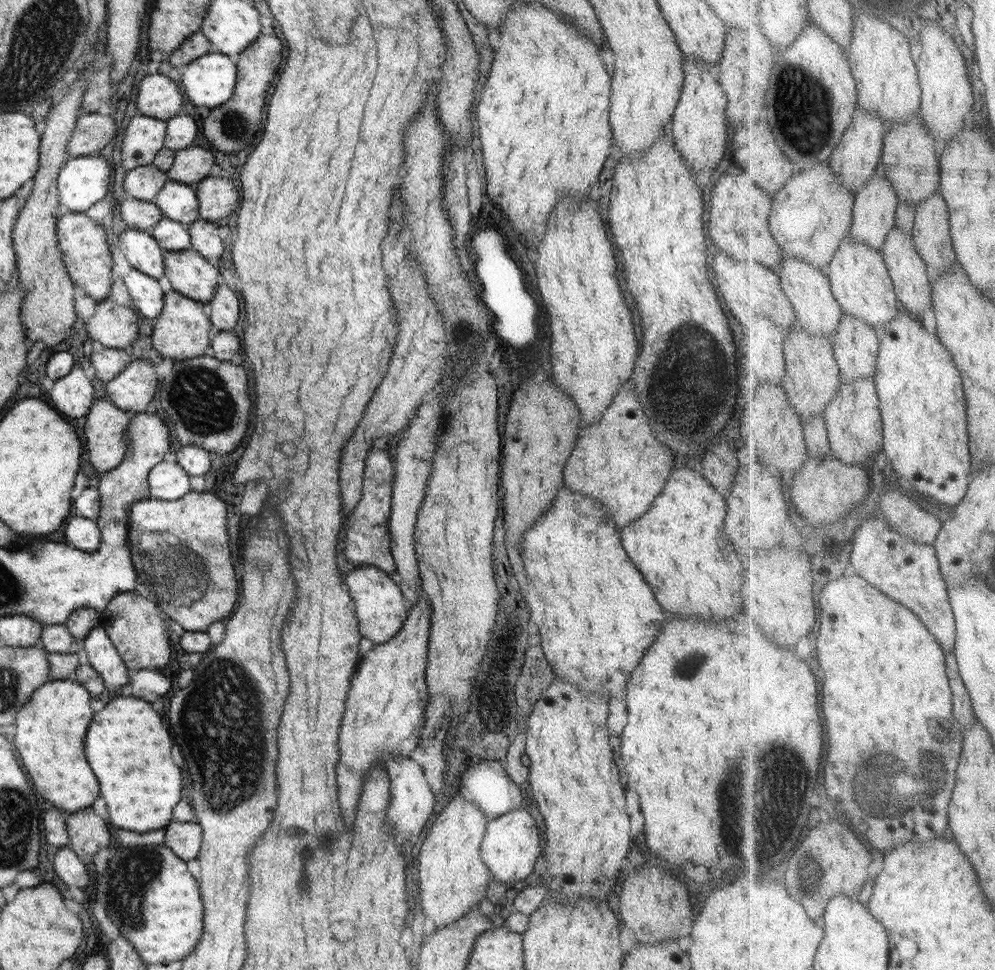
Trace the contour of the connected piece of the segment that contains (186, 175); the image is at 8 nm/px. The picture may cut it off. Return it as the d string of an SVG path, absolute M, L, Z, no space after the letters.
M191 146L175 151L174 162L166 172L170 180L195 187L203 178L210 176L215 160L210 150L202 146Z

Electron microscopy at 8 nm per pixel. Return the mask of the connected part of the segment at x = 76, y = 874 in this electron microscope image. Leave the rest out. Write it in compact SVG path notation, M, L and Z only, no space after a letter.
M69 846L60 848L55 853L53 868L56 875L60 876L62 882L68 886L84 888L90 882L86 866L80 862L79 856Z

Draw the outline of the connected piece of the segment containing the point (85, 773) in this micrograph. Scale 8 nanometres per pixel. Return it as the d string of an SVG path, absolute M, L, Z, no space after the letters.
M74 678L64 680L50 680L35 690L28 702L24 703L16 717L16 736L14 746L22 758L22 766L26 768L26 774L30 776L34 790L58 806L63 814L70 814L88 808L94 804L94 800L100 796L98 792L98 780L92 774L86 756L84 756L84 736L88 732L88 726L92 722L92 708L90 707L91 694Z

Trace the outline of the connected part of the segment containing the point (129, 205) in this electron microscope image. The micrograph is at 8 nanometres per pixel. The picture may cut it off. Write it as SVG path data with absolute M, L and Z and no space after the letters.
M125 197L118 204L120 218L123 219L128 229L142 230L150 233L154 226L164 216L163 212L151 202L142 202L132 197Z

